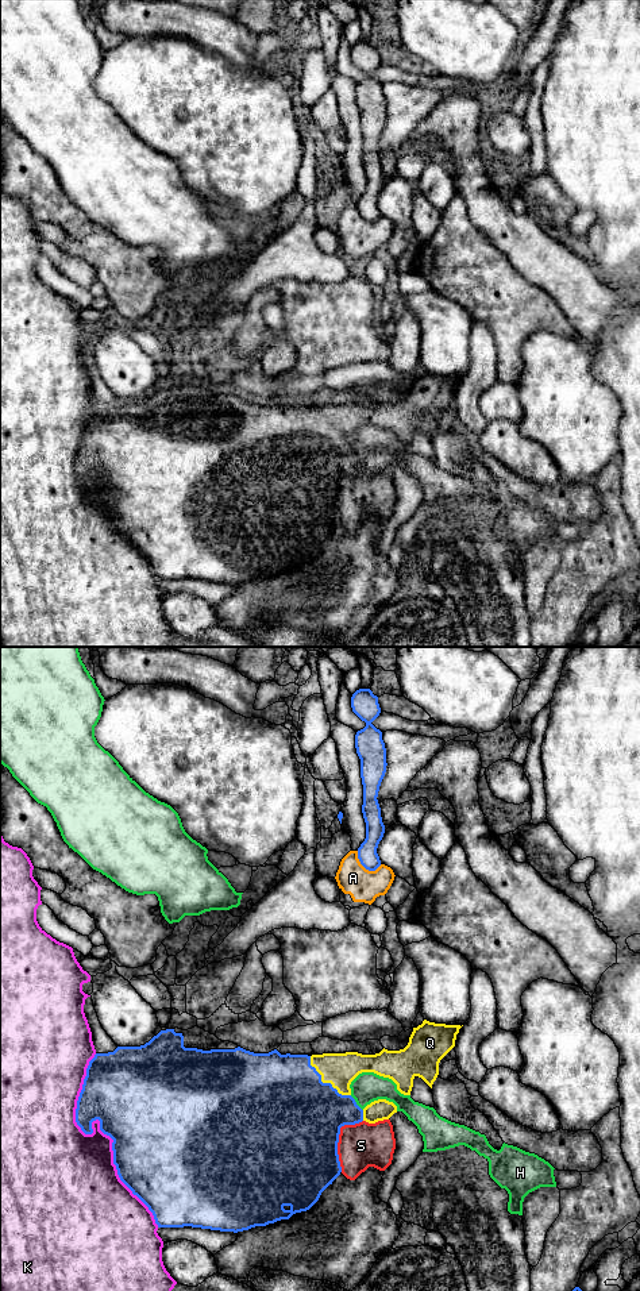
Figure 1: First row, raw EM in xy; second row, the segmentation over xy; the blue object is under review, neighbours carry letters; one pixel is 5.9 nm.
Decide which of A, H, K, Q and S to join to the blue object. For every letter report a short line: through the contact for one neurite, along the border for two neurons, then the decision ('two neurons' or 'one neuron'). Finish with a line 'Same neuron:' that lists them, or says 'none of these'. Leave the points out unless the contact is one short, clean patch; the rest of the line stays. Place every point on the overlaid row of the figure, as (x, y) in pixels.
A: xy (357, 851), (358, 860), (366, 868), (376, 870), (381, 864) | two neurons
H: two neurons
K: two neurons
Q: xy (297, 1116), (324, 1083), (339, 1070) | one neuron
S: two neurons
Same neuron: Q

